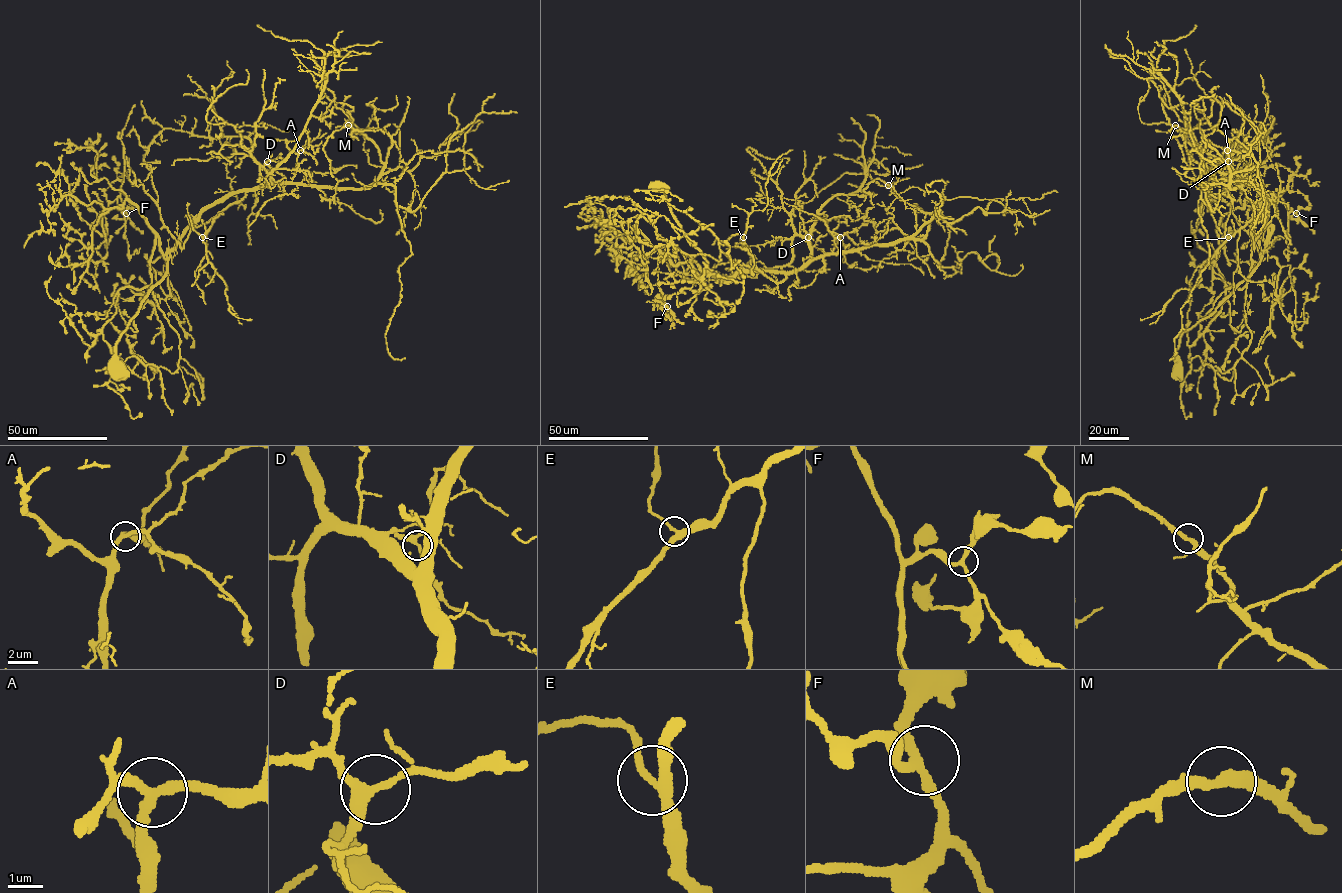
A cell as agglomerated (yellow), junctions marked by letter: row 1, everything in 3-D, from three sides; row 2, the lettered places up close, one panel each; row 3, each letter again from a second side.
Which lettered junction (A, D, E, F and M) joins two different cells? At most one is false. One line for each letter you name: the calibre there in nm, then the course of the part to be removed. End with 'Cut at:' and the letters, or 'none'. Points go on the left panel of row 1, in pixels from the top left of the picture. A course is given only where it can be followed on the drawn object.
Cut at: none

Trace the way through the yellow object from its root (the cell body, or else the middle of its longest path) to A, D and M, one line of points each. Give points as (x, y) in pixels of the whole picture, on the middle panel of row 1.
A: (659, 187), (685, 237), (707, 261), (710, 272), (719, 276), (799, 270), (828, 255), (840, 237)
D: (659, 187), (674, 218), (713, 274), (799, 270), (810, 258), (808, 237)
M: (659, 187), (707, 268), (731, 277), (797, 270), (827, 255), (923, 238), (932, 215), (888, 185)

